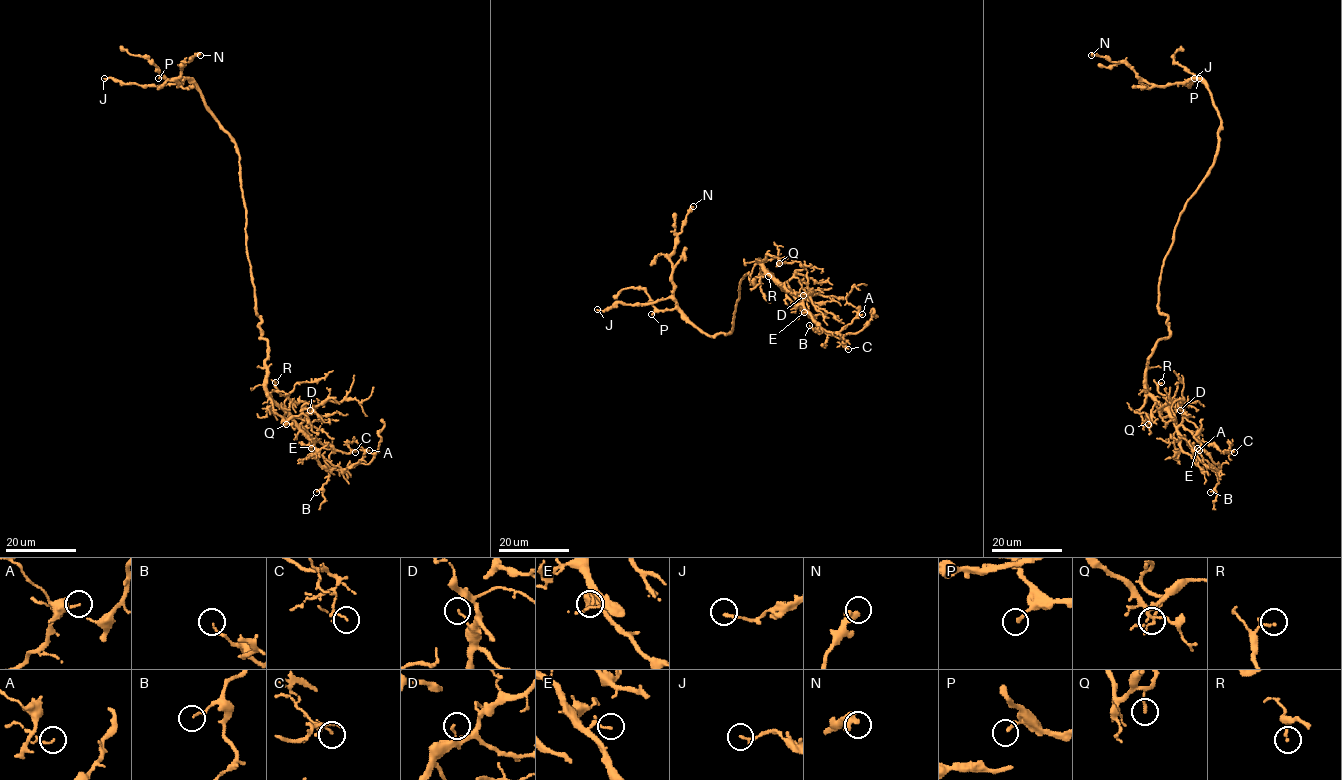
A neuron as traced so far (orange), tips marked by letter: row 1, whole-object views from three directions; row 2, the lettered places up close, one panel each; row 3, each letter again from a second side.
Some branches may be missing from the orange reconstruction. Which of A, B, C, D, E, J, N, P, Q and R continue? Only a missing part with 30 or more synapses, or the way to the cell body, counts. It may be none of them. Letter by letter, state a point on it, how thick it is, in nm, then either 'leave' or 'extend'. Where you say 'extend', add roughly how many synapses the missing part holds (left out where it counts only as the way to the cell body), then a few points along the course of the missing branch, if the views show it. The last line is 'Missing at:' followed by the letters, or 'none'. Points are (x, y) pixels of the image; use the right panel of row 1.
A: (1199, 450) | 80 nm | leave
B: (1210, 492) | 110 nm | leave
C: (1234, 452) | 60 nm | leave
D: (1180, 410) | 100 nm | leave
E: (1197, 448) | 120 nm | leave
J: (1194, 78) | 160 nm | leave
N: (1091, 55) | 440 nm | leave
P: (1199, 78) | 190 nm | extend | 30 syn
Q: (1148, 424) | 140 nm | leave
R: (1161, 382) | 160 nm | leave
Missing at: P

